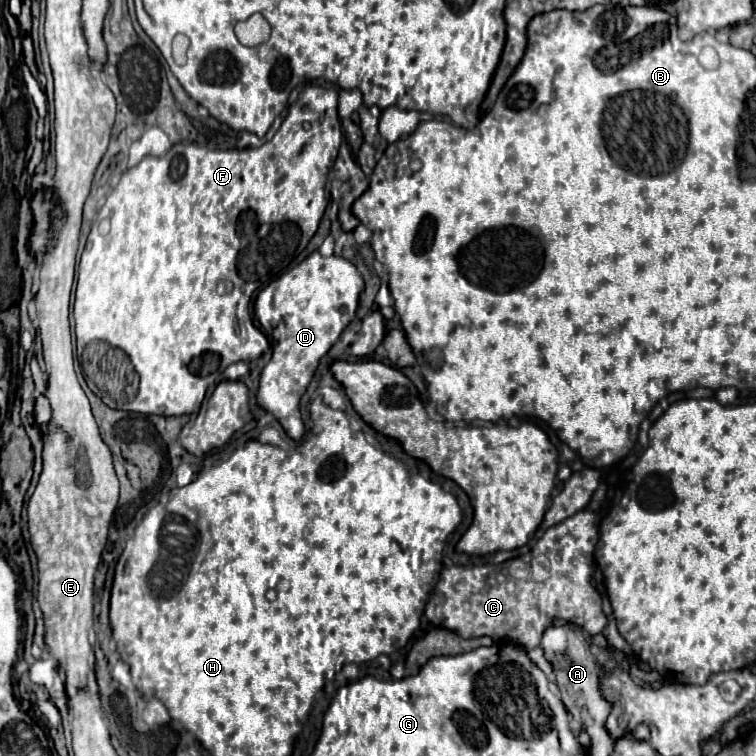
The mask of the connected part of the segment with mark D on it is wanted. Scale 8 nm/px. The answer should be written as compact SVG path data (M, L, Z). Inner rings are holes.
M313 252L299 266L271 282L255 300L255 317L273 350L269 364L261 372L257 402L281 422L289 438L295 441L301 440L306 433L299 400L319 366L319 360L355 318L361 292L363 278L349 260L339 256L325 258L319 252Z

